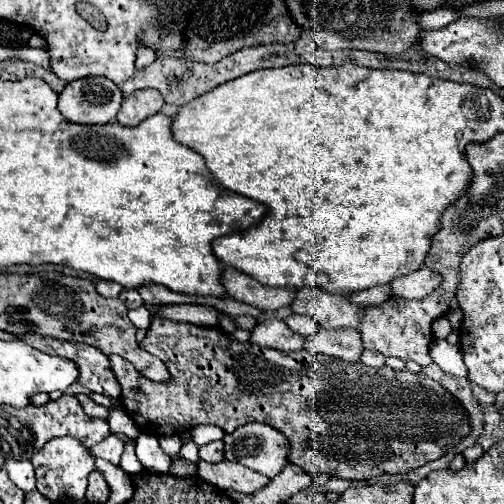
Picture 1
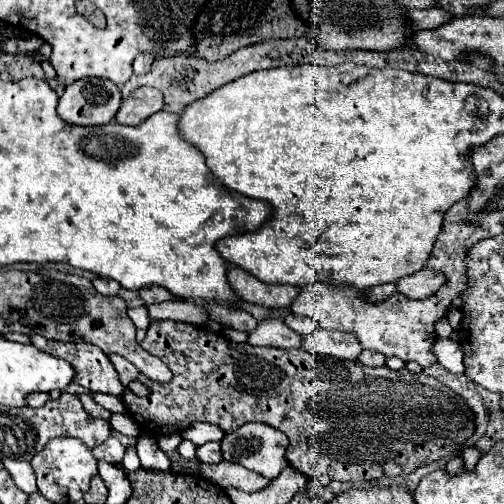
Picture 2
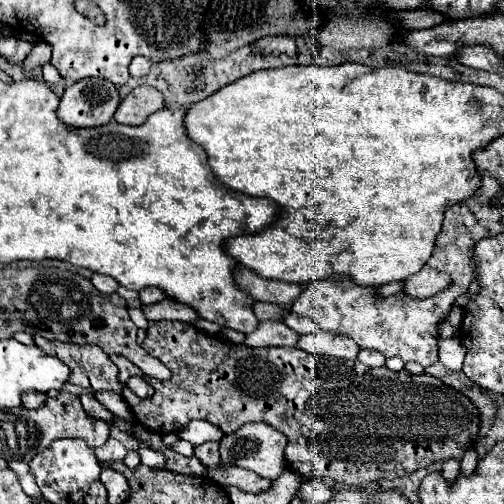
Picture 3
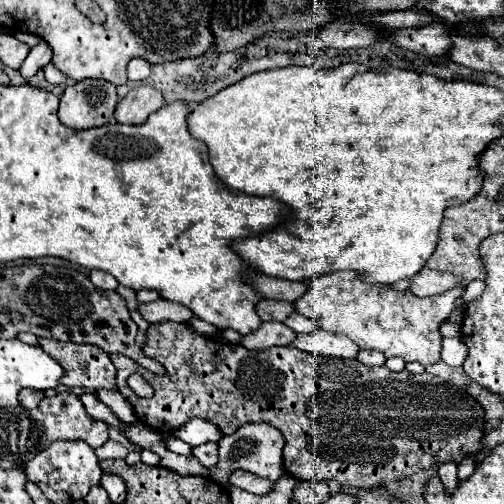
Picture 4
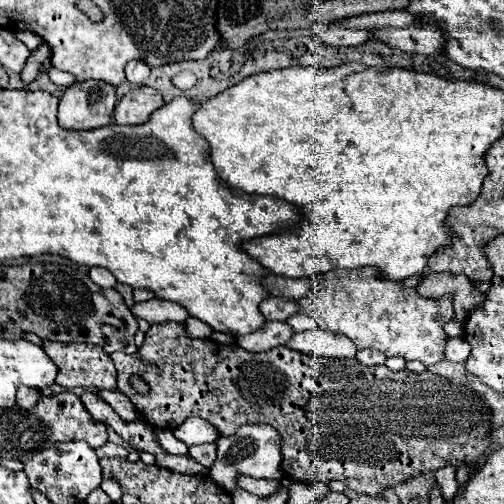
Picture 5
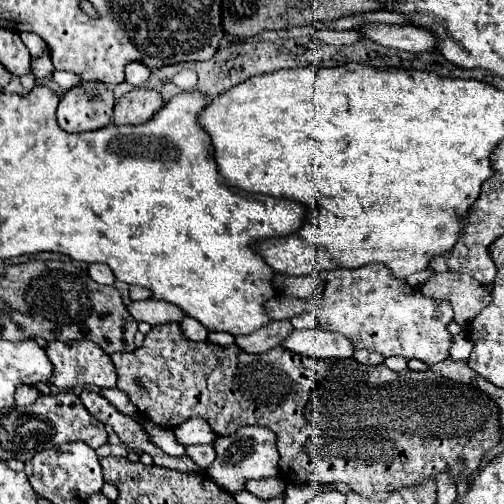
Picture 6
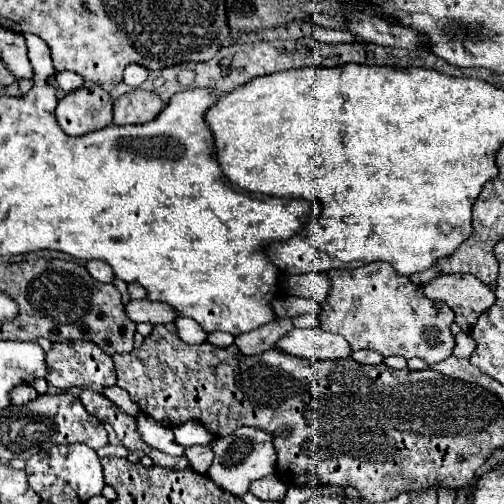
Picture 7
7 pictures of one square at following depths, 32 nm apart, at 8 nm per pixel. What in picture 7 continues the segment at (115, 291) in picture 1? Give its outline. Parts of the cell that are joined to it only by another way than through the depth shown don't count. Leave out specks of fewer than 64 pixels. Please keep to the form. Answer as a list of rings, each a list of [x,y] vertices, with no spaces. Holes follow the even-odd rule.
[[[88,260],[86,268],[92,274],[92,278],[96,278],[98,282],[112,282],[114,278],[112,266],[106,260]]]

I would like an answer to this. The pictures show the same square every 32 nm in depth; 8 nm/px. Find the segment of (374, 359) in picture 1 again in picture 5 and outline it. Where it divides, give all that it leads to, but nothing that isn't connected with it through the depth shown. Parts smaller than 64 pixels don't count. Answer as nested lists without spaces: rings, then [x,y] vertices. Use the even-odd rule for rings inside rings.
[[[358,350],[356,360],[362,364],[368,364],[368,366],[378,366],[378,364],[384,364],[386,356],[380,352],[374,352],[374,350]]]

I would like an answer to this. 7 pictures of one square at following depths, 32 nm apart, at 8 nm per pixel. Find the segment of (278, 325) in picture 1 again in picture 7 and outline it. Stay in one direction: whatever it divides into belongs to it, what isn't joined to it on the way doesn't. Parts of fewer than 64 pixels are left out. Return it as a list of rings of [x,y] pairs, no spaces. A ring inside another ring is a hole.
[[[276,318],[252,332],[244,332],[244,334],[236,336],[234,344],[244,356],[254,356],[264,350],[270,350],[278,342],[278,338],[288,334],[292,328],[294,326],[292,326],[290,318]]]

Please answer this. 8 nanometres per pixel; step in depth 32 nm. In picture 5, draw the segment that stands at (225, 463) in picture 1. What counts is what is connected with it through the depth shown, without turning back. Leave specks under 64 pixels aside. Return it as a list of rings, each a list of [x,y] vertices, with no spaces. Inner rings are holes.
[[[240,478],[240,486],[252,494],[258,494],[262,498],[272,496],[280,488],[280,480],[256,480],[256,478]]]

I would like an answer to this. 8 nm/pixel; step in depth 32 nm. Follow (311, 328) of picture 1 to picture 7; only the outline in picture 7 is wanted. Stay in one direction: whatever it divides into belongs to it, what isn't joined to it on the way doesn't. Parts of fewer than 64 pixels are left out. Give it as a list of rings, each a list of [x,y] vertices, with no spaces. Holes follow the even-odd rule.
[[[302,314],[302,316],[292,318],[292,322],[296,328],[318,328],[320,326],[320,320],[316,314]]]

